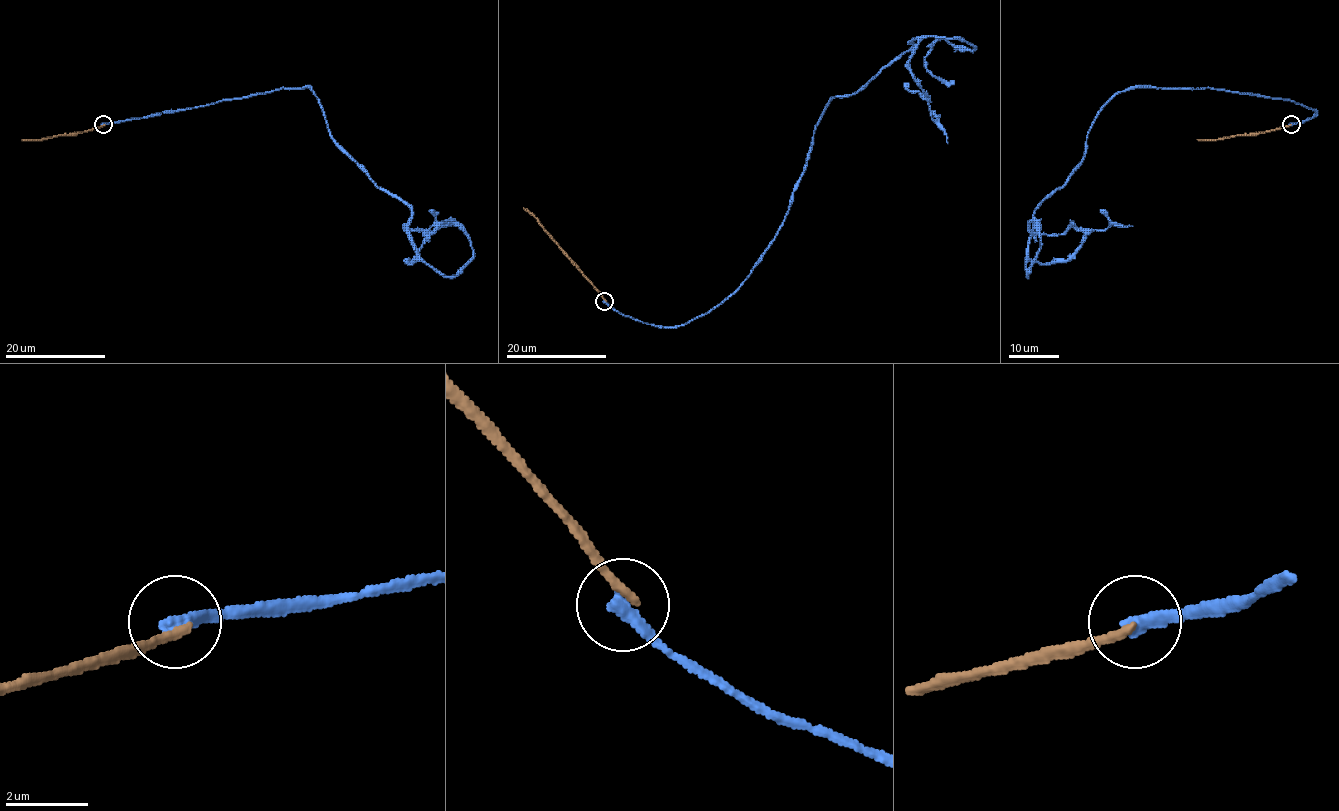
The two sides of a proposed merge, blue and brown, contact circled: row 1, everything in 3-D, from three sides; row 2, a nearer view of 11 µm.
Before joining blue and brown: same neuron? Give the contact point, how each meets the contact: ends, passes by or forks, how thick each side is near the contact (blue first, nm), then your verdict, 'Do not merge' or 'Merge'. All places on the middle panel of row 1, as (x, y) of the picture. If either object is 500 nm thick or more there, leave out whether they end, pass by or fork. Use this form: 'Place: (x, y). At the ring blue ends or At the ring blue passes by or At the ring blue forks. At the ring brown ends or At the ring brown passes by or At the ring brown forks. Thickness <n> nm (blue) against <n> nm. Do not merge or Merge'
Place: (604, 301). At the ring blue ends. At the ring brown ends. Thickness 400 nm (blue) against 240 nm. Do not merge

